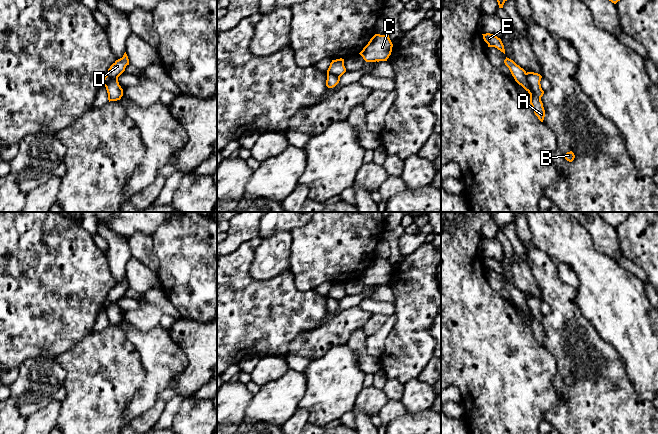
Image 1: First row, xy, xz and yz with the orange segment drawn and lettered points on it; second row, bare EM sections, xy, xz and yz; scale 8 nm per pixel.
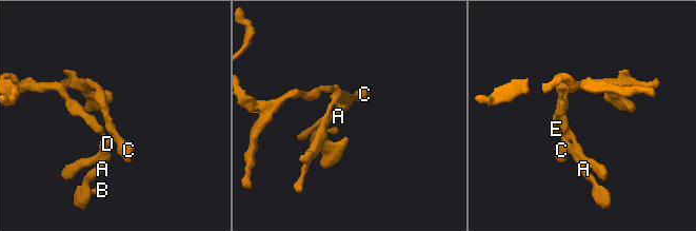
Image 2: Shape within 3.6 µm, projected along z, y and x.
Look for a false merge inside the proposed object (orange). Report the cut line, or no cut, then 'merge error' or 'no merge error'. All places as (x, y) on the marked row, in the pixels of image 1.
cut in yz along (526, 73), (531, 90), (540, 99); merge error

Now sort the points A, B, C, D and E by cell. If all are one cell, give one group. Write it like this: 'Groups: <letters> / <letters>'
Groups: A B E / C D

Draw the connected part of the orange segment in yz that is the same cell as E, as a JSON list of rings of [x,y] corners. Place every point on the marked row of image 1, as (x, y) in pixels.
[[[490,33],[482,34],[482,35],[484,41],[488,44],[488,47],[495,47],[505,54],[504,45],[500,38]]]

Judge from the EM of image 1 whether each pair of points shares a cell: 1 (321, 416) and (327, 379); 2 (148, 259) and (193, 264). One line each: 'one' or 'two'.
1: one
2: two

